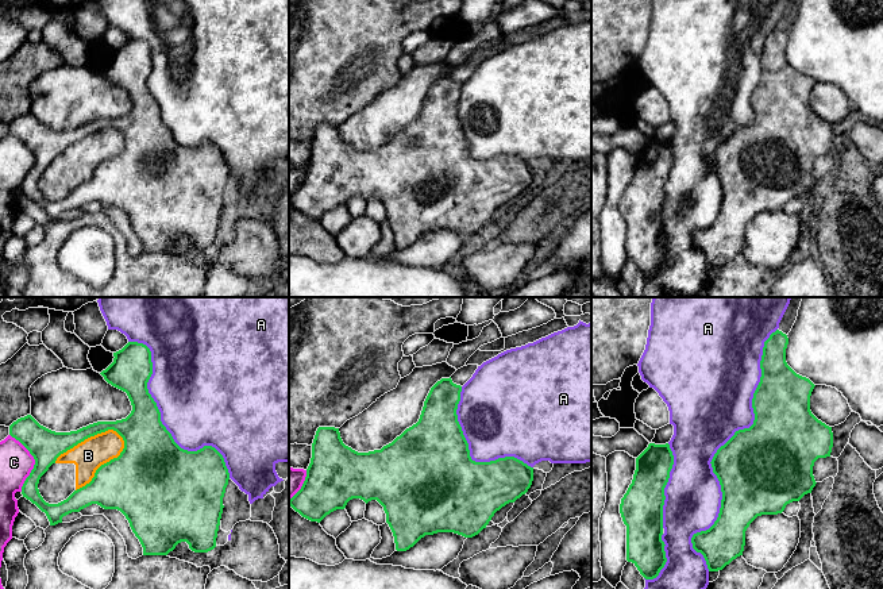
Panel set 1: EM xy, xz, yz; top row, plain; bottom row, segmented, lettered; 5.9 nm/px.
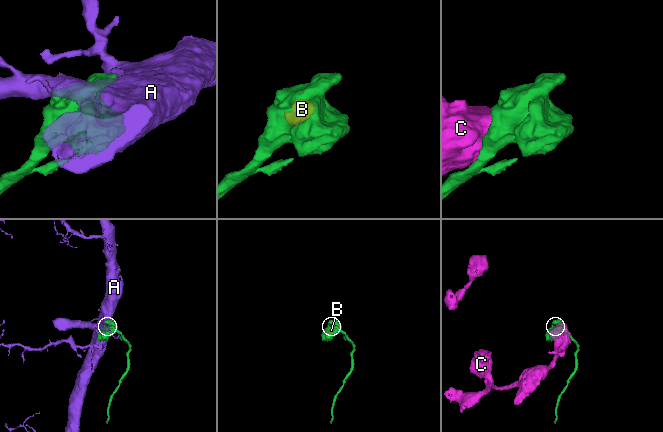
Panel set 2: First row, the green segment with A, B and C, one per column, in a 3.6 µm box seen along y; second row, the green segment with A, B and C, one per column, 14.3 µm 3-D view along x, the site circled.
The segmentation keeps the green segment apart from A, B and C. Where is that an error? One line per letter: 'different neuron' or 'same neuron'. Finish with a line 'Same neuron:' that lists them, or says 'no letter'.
A: different neuron
B: different neuron
C: different neuron
Same neuron: no letter

